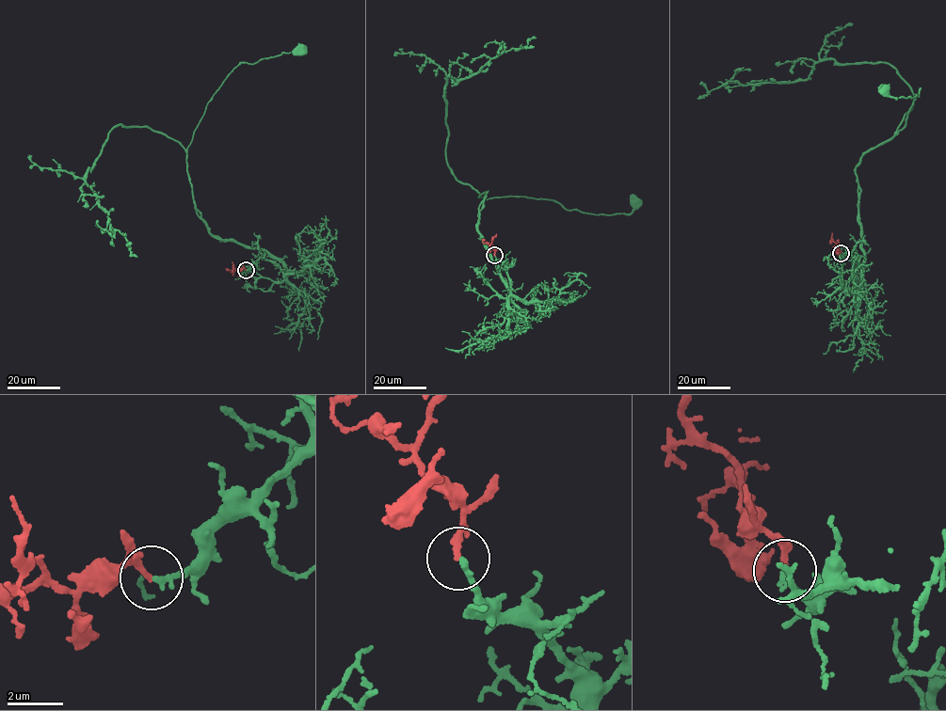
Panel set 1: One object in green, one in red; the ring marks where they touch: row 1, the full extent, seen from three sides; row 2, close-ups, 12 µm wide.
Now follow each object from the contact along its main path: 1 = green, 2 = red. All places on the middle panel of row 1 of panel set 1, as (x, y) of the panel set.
1: (494, 256), (506, 268), (507, 299), (478, 229), (483, 194), (548, 198), (610, 215), (630, 213), (636, 201)
2: (494, 256), (490, 245), (496, 233)

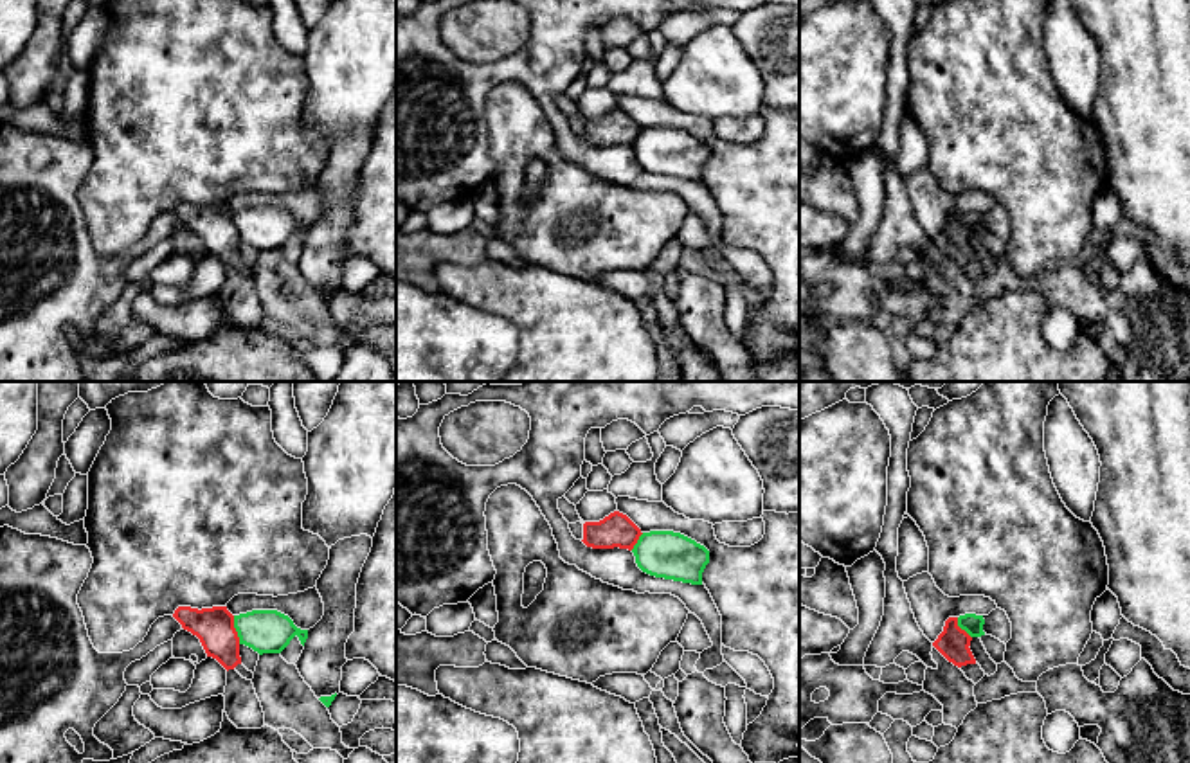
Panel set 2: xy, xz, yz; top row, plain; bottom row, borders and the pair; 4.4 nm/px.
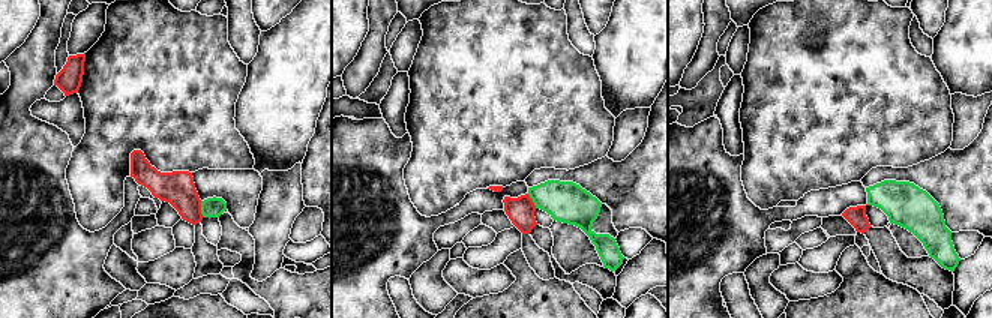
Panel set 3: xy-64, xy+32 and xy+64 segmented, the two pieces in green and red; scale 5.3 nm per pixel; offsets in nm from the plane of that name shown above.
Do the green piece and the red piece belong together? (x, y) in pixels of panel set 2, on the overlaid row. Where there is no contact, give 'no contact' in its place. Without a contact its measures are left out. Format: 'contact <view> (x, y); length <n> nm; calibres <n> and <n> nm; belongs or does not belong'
contact xy (236, 630); length 130 nm; calibres 190 and 180 nm; does not belong

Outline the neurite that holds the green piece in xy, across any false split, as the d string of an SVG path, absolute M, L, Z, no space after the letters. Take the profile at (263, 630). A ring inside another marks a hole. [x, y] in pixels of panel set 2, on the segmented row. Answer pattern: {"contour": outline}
{"contour": "M252 610L234 615L234 628L239 637L239 644L245 644L263 653L281 653L290 641L297 635L304 646L308 630L301 630L293 621L277 610Z"}

